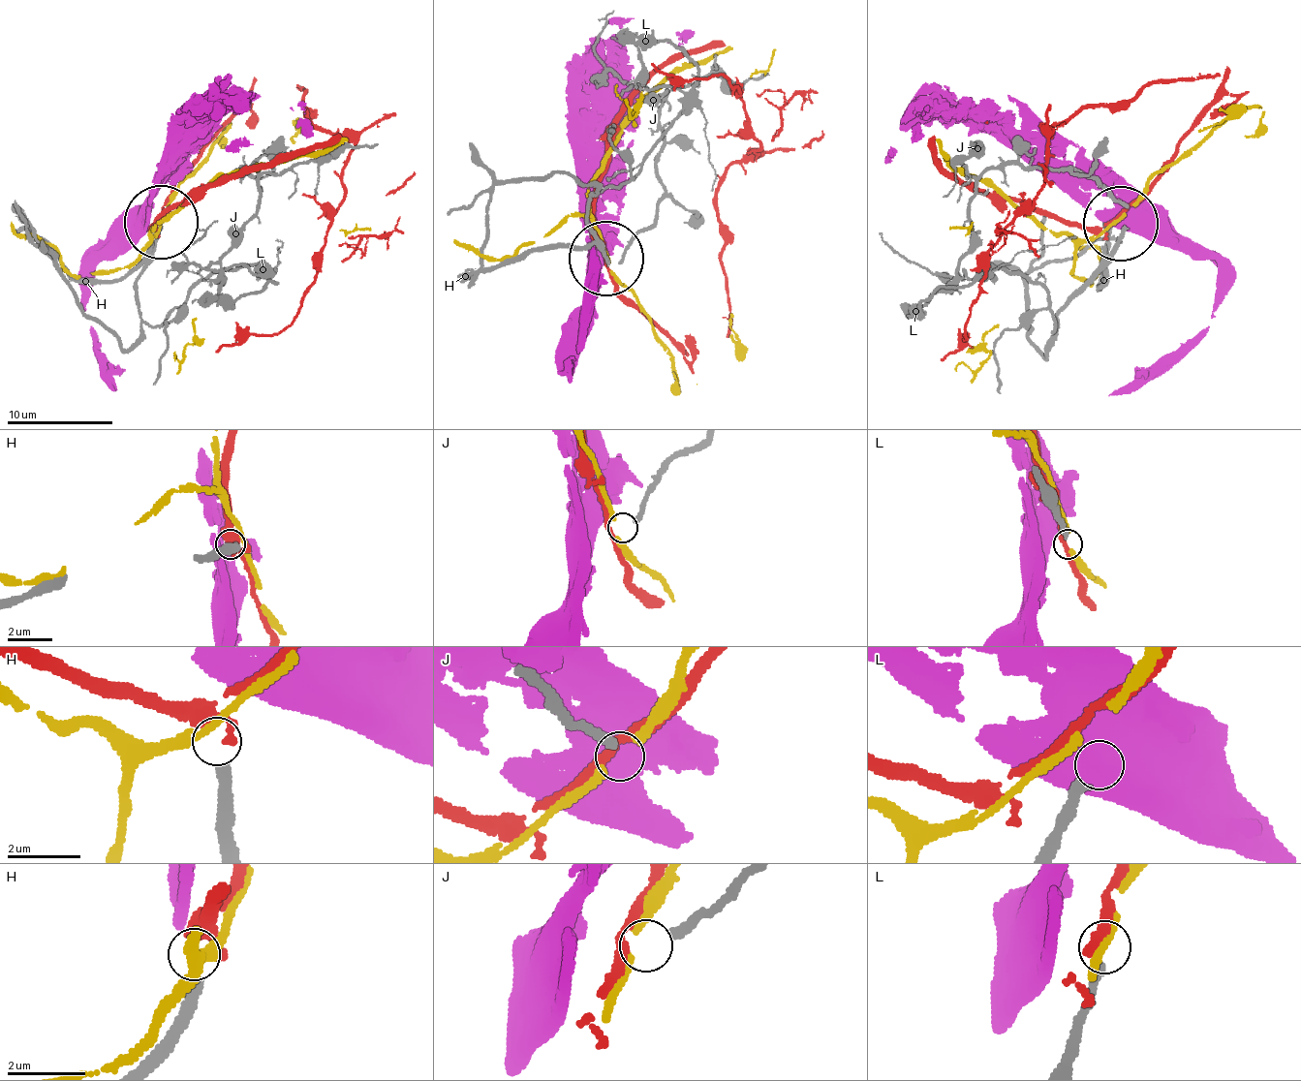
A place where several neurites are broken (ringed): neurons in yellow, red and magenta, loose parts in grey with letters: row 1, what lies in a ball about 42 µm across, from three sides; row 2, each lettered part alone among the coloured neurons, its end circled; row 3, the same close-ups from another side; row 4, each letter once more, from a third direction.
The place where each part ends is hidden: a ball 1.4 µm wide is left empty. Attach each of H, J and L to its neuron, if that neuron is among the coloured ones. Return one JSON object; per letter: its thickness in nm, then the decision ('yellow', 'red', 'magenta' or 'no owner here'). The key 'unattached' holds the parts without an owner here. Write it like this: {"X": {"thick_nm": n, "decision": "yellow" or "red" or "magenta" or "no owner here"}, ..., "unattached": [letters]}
{"H": {"thick_nm": 320, "decision": "red"}, "J": {"thick_nm": 240, "decision": "yellow"}, "L": {"thick_nm": 280, "decision": "no owner here"}, "unattached": ["L"]}

